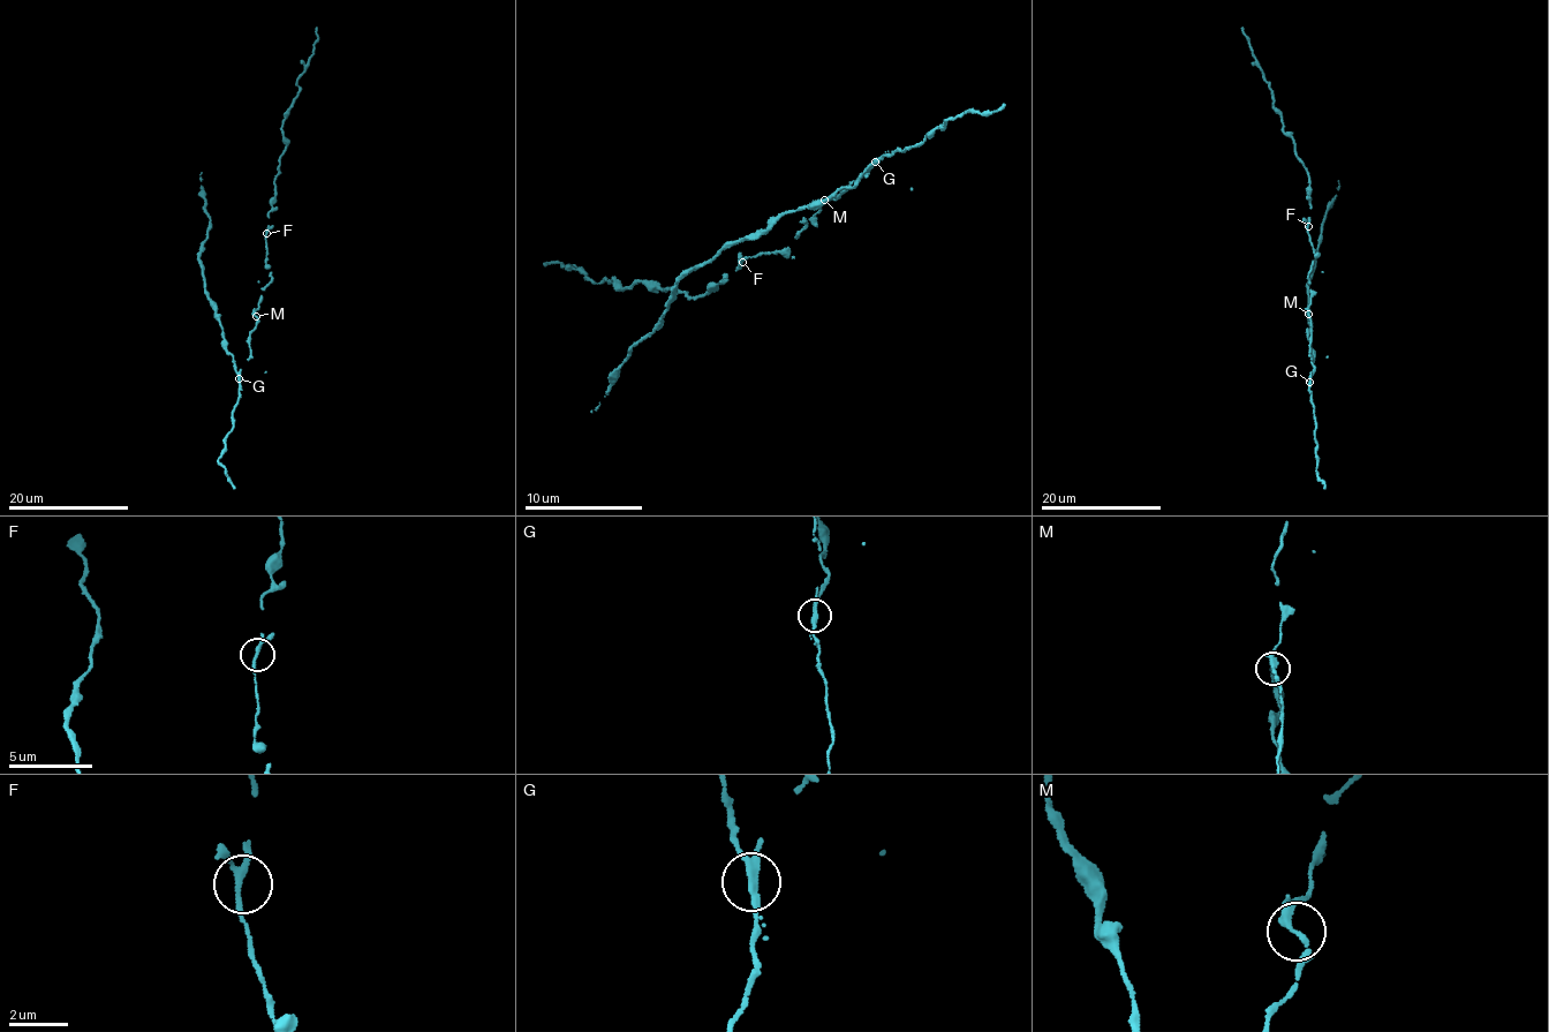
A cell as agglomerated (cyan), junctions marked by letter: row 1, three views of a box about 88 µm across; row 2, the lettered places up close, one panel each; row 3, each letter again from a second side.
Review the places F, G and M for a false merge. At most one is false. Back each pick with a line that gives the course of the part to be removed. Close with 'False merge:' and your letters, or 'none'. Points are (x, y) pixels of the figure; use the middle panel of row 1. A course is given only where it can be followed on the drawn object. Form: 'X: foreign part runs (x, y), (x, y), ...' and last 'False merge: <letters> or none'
G: foreign part runs (876, 163), (851, 188), (786, 213), (678, 280), (654, 332), (627, 353), (598, 407), (590, 411)
False merge: G

